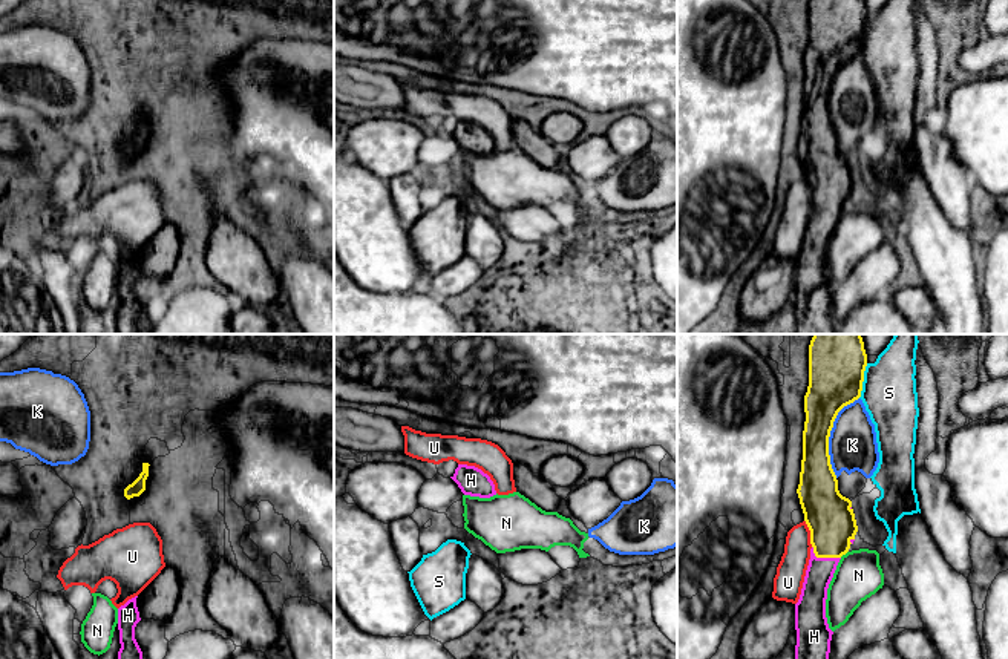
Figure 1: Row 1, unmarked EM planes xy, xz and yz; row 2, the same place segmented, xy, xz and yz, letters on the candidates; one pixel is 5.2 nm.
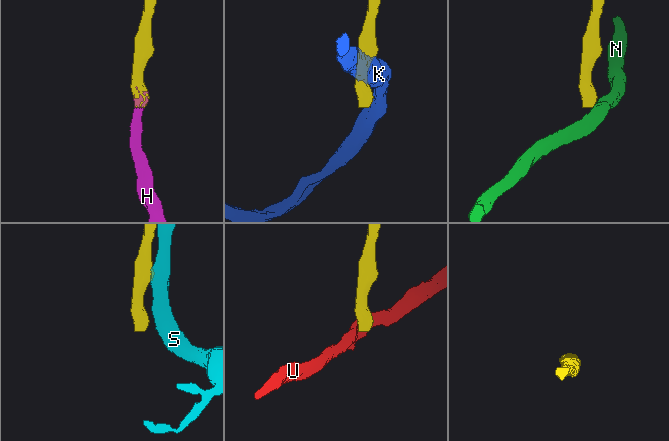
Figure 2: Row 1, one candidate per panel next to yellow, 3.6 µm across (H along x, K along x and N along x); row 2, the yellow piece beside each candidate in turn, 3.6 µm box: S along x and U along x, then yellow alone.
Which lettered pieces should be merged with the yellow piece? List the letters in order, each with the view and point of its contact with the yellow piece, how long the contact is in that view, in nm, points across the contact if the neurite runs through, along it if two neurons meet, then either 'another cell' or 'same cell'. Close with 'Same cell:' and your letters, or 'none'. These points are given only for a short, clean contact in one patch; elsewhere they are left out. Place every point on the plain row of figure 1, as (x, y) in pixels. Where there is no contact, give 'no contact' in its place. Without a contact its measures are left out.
H: yz (823, 213) | 170 nm | across yz (828, 170), (828, 206), (823, 213), (812, 258) | same cell
K: yz (829, 92) | 440 nm | another cell
N: yz (843, 210) | 60 nm | along yz (847, 207), (840, 213) | another cell
S: yz (863, 37) | 190 nm | another cell
U: yz (811, 190) | 150 nm | along yz (805, 177), (812, 203) | another cell
Same cell: H

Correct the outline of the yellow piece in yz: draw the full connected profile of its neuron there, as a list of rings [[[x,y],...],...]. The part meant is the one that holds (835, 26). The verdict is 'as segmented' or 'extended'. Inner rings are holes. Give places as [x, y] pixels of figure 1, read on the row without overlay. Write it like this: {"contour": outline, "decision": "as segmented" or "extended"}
{"contour": [[[810,0],[809,43],[797,146],[810,187],[810,216],[795,261],[797,334],[835,334],[829,310],[833,288],[826,274],[827,245],[858,189],[852,158],[838,147],[829,93],[838,69],[862,48],[864,0]]], "decision": "extended"}

